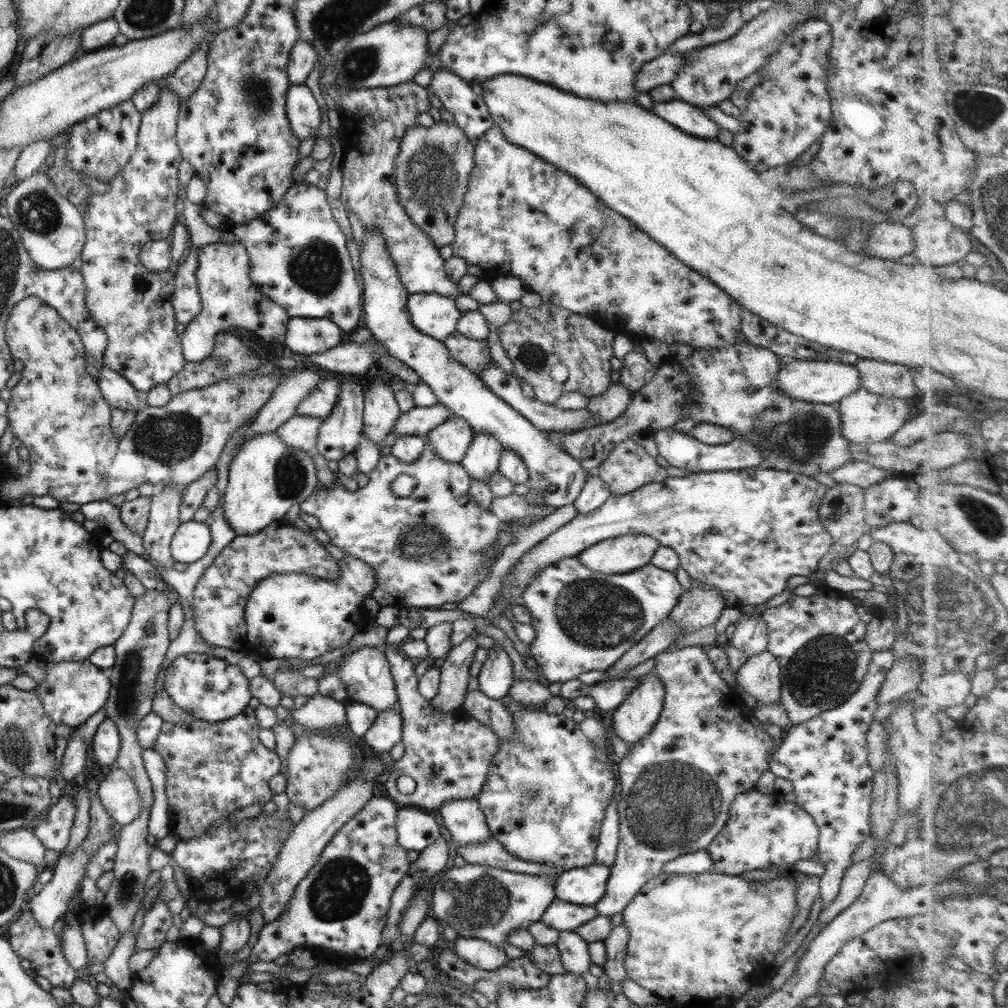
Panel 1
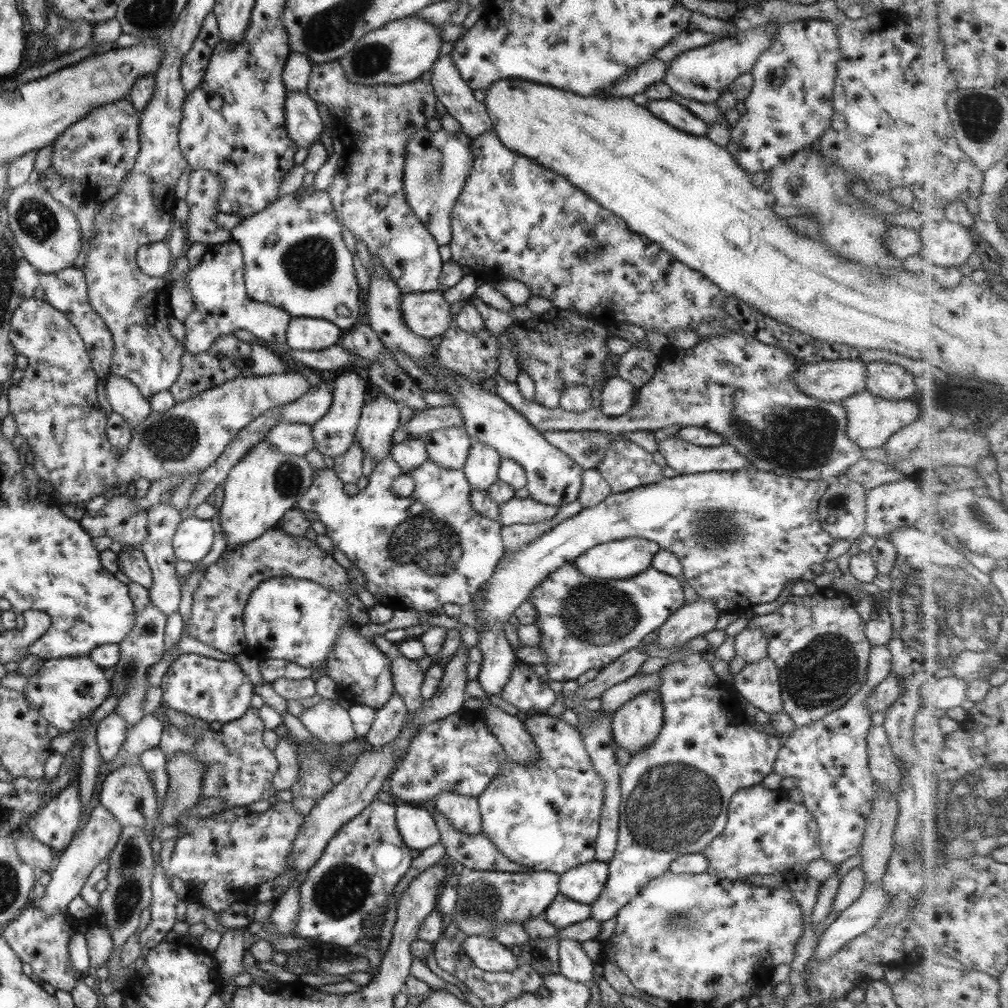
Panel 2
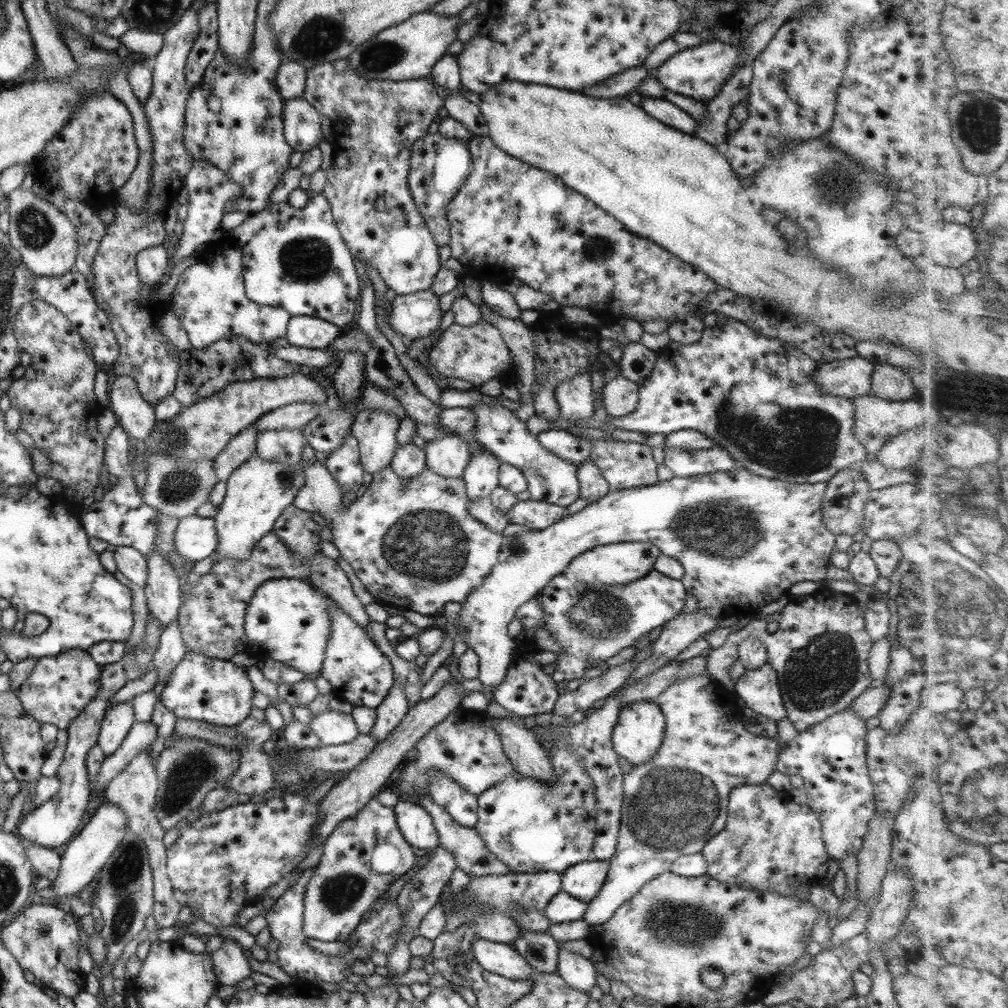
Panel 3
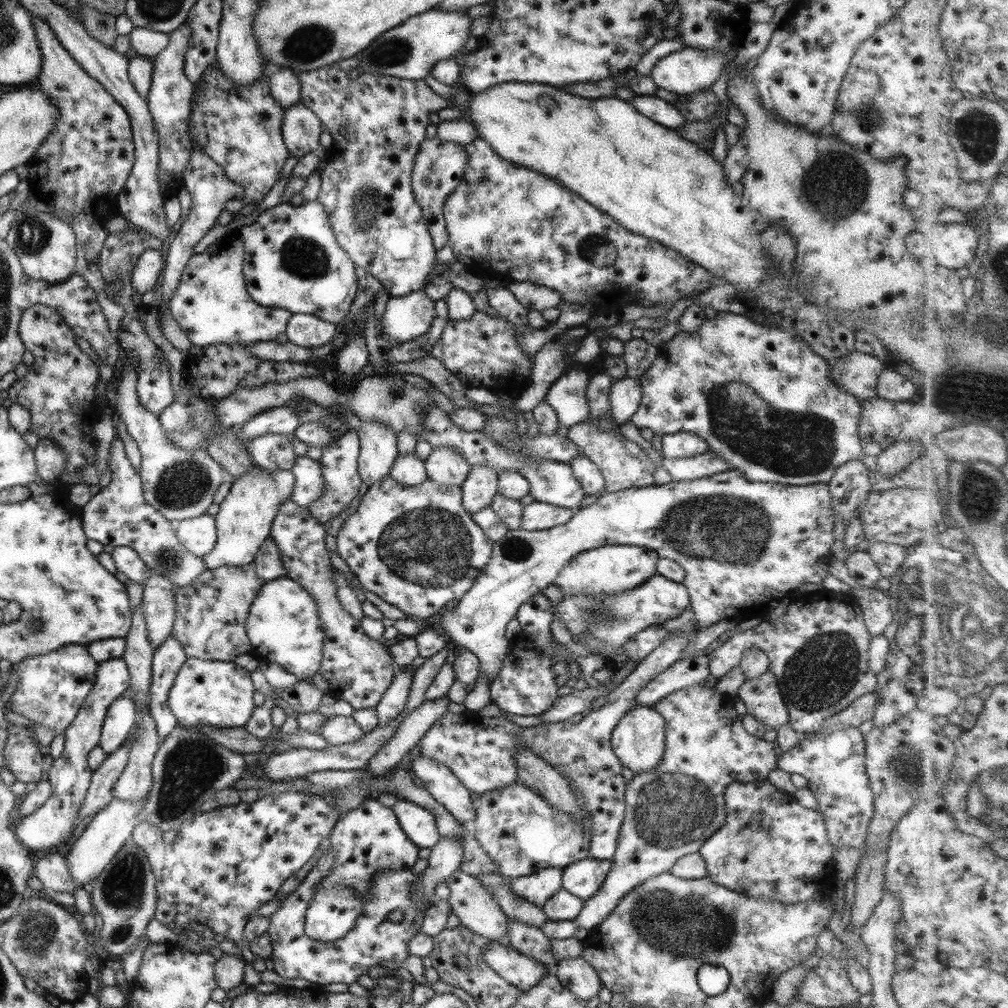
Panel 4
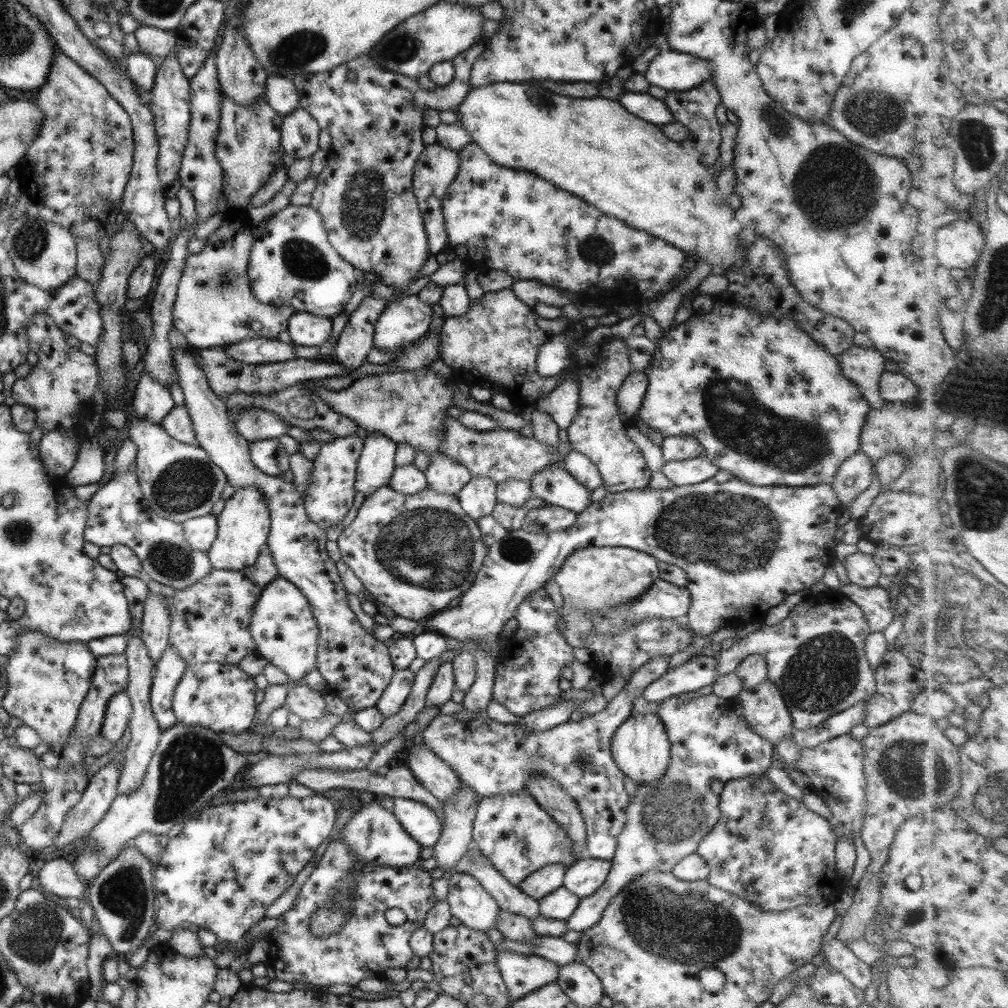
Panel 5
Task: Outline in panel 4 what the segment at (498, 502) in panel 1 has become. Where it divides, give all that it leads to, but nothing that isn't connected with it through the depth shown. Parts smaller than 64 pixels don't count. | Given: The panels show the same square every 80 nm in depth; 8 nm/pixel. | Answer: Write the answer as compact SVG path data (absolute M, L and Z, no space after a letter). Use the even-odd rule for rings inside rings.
M533 501L522 507L520 528L523 530L549 530L558 524L571 520L576 509L565 509L543 502Z

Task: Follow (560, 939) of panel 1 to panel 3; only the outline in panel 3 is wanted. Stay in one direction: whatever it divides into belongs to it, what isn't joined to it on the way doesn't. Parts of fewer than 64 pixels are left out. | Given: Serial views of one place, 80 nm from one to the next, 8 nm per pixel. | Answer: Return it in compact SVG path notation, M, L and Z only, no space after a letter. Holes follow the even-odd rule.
M559 949L556 973L573 990L589 993L596 986L595 972L589 959L583 958L575 952Z

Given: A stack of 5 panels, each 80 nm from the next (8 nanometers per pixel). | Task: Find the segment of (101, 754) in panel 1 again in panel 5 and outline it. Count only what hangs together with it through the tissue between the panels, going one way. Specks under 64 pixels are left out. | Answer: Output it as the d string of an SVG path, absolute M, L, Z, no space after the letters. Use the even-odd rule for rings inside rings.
M124 691L117 692L109 697L105 706L104 718L100 727L100 733L107 742L115 744L125 729L128 728L132 707L129 697Z

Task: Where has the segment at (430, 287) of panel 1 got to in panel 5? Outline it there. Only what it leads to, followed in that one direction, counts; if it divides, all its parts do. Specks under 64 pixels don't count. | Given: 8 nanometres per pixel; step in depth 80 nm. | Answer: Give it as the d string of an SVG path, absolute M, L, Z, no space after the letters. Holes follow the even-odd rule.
M488 37L479 38L471 48L464 50L462 53L457 54L453 59L454 75L452 81L449 84L436 87L432 91L423 91L417 86L415 78L406 77L404 74L392 73L390 70L385 70L382 66L376 65L376 62L367 54L360 55L349 62L344 62L339 66L335 66L327 72L321 72L319 74L298 74L294 76L290 81L296 90L298 107L307 111L316 120L317 126L325 128L331 136L331 147L326 154L325 166L321 172L314 177L315 186L313 192L311 192L311 202L309 207L319 213L321 217L321 223L323 223L323 229L327 233L327 241L329 245L335 249L335 252L339 254L339 257L344 262L351 264L353 269L358 269L364 272L371 272L379 278L379 282L385 284L385 286L393 286L394 292L402 291L413 279L412 277L422 268L427 258L430 256L427 252L427 236L423 227L421 213L419 213L416 199L412 192L412 172L416 163L416 159L419 158L421 151L424 149L424 144L421 141L421 132L425 125L423 124L423 110L431 108L431 110L453 110L460 100L466 95L466 92L470 89L470 70L475 59L488 49ZM347 72L353 72L353 80L347 80Z

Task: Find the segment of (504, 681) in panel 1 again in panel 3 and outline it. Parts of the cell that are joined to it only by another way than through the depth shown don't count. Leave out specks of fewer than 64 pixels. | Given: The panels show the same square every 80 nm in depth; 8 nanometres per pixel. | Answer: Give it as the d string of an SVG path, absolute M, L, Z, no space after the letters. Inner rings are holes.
M733 466L732 469L727 472L713 472L700 476L691 476L689 478L672 477L670 480L658 481L649 486L607 491L607 494L604 494L599 500L588 503L582 509L575 510L575 512L565 515L563 518L543 530L528 530L524 533L516 534L514 537L502 537L501 544L497 551L495 564L483 577L479 586L476 586L467 593L465 600L460 603L460 610L457 616L458 626L464 628L464 642L467 648L473 650L478 656L477 680L483 685L487 693L495 690L495 688L499 686L499 682L503 682L505 671L512 661L516 645L515 639L507 635L507 624L509 624L511 618L515 616L517 607L527 602L530 598L533 598L541 589L545 588L547 583L554 576L562 574L564 568L571 562L572 558L575 558L575 556L586 550L595 548L595 546L615 544L616 542L648 542L649 544L656 546L660 554L677 559L677 562L680 562L680 565L684 570L680 581L682 582L684 589L697 600L696 608L717 620L735 616L741 619L741 621L745 621L751 616L758 615L759 607L768 602L775 602L781 594L787 594L787 590L790 586L793 586L795 582L809 580L809 582L819 584L819 582L823 581L825 578L825 572L829 565L829 554L831 554L831 549L833 549L835 542L835 535L830 530L827 530L827 527L823 524L821 505L825 489L826 484L823 482L815 484L782 482L775 479L767 479L754 475L751 476L751 473L744 470L743 467L735 468L735 466Z

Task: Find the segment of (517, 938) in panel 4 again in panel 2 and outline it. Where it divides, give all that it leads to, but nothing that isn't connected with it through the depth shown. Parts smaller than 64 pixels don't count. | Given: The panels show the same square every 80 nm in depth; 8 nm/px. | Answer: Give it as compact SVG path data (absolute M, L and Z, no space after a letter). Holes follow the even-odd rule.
M528 936L519 946L519 961L529 965L543 977L559 973L557 941L557 937L532 939Z

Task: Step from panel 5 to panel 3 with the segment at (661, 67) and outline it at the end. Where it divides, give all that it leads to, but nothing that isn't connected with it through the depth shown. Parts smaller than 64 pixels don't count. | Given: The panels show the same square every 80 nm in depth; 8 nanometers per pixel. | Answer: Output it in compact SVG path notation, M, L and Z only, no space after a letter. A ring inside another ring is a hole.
M713 40L680 50L662 62L653 72L657 82L667 91L693 100L713 101L723 82L731 76L731 68L743 57L742 44L733 46Z

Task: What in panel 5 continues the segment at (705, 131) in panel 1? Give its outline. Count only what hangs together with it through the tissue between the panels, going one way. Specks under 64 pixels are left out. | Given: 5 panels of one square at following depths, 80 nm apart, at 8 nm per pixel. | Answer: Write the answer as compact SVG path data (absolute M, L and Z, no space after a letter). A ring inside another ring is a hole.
M624 91L616 101L629 113L653 125L661 126L673 122L671 113L662 100L645 93Z

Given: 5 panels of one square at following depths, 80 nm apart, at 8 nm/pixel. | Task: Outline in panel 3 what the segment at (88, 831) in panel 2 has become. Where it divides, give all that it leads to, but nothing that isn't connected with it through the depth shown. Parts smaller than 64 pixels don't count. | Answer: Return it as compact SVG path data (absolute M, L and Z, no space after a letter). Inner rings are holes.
M103 801L93 813L89 822L83 826L83 829L76 833L76 836L69 841L65 852L60 855L60 867L57 878L51 882L51 888L57 898L50 899L48 903L65 906L66 901L71 896L89 884L98 872L103 868L105 861L111 856L111 853L118 847L124 834L128 832L127 820L121 808L117 805Z

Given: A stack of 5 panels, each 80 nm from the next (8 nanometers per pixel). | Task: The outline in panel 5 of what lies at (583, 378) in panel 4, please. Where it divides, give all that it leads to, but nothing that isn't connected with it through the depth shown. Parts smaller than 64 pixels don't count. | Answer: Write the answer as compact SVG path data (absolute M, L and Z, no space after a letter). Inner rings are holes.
M565 378L549 394L534 402L534 411L544 412L559 429L566 429L575 414L578 400L576 380Z

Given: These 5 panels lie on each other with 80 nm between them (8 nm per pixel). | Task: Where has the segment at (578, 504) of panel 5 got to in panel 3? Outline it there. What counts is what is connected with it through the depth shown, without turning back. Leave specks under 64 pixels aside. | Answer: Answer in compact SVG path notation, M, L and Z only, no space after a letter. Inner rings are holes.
M497 403L476 404L470 406L469 410L475 417L471 436L499 462L514 466L519 473L523 474L531 500L543 501L565 509L580 498L576 465L547 452L535 437L527 432L525 422L519 421L513 410Z

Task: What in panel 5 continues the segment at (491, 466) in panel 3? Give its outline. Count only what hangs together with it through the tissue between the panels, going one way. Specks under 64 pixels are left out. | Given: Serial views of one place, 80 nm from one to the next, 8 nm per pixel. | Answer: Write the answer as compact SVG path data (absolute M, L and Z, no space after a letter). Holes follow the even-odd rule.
M471 477L455 495L462 511L475 521L492 514L496 503L496 484L484 477Z

